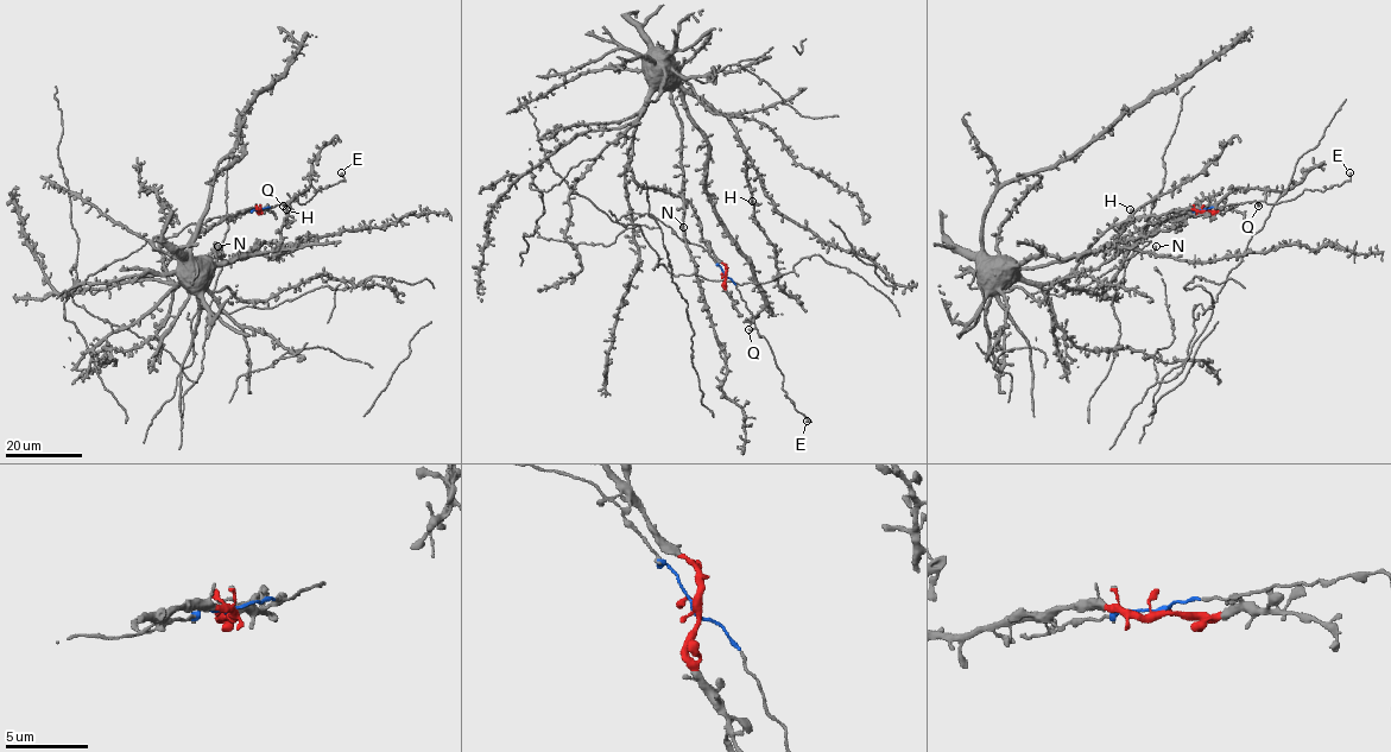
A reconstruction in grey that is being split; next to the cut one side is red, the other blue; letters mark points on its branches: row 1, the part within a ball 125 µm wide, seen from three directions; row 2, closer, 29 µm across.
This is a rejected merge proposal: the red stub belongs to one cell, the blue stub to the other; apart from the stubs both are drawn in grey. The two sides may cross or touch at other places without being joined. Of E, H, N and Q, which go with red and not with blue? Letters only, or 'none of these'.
H, N

